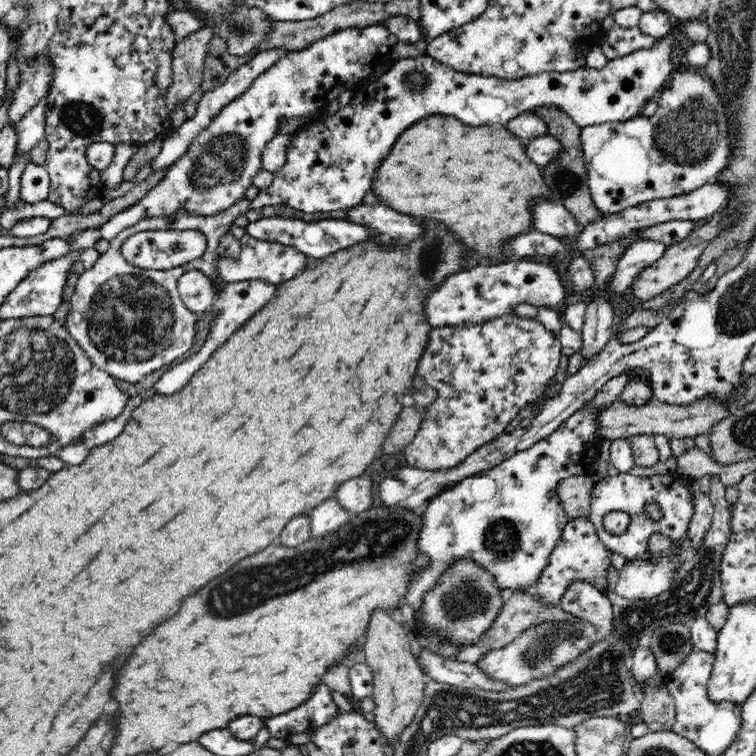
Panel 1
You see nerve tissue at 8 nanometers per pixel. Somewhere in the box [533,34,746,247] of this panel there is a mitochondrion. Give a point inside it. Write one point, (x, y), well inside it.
(686, 137)

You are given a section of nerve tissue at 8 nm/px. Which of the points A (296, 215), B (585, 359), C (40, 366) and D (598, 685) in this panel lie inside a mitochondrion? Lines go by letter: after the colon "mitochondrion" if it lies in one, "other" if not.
A: other
B: other
C: mitochondrion
D: mitochondrion

